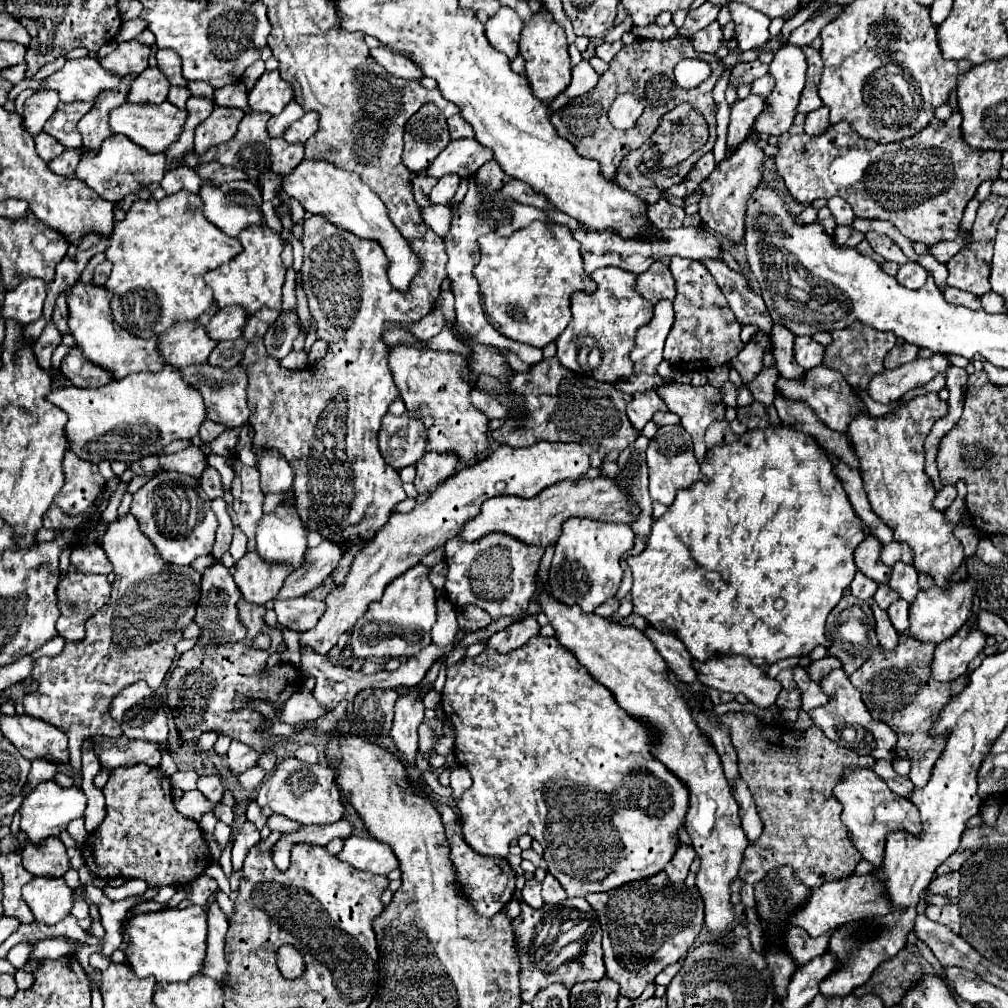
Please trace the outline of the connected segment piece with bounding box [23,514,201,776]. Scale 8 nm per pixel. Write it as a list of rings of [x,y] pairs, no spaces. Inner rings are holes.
[[[133,514],[119,516],[111,522],[103,534],[101,548],[105,550],[109,562],[113,564],[113,572],[117,574],[113,582],[113,592],[107,604],[87,620],[87,636],[79,642],[67,642],[65,648],[53,658],[39,658],[31,670],[31,678],[39,682],[39,690],[23,698],[25,714],[39,718],[47,724],[53,724],[69,738],[69,754],[71,754],[71,768],[77,776],[81,776],[81,768],[77,768],[81,742],[89,736],[121,736],[121,726],[111,718],[109,704],[119,694],[119,690],[145,680],[151,690],[157,690],[171,668],[175,658],[175,644],[181,638],[181,628],[193,622],[195,604],[199,600],[199,586],[201,586],[201,572],[193,570],[191,566],[171,566],[163,562],[159,552],[155,550],[153,542],[141,532],[139,524],[135,522]]]

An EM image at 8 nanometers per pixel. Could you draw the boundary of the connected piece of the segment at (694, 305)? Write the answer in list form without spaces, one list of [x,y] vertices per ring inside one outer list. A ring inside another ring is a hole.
[[[675,256],[671,258],[669,268],[675,276],[677,296],[673,300],[675,324],[667,336],[663,358],[673,366],[685,364],[689,370],[731,362],[745,344],[739,338],[741,324],[731,314],[731,308],[727,306],[715,278],[711,278],[709,270],[701,262],[691,262],[691,258]]]

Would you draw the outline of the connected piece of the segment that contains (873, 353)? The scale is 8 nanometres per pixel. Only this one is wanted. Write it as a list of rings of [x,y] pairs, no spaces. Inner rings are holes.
[[[853,322],[849,328],[843,328],[843,330],[835,330],[833,334],[833,344],[827,346],[827,352],[825,352],[825,366],[827,368],[833,368],[833,370],[839,370],[845,374],[847,382],[855,388],[855,386],[861,386],[861,388],[867,388],[869,380],[879,374],[883,370],[883,356],[885,356],[885,350],[891,350],[895,346],[895,334],[891,332],[879,332],[879,330],[873,330],[861,322]]]

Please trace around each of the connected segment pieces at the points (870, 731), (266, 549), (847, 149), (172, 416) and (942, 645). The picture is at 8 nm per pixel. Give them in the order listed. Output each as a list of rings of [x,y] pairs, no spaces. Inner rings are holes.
[[[839,668],[839,670],[833,670],[827,678],[823,678],[823,690],[825,694],[829,694],[833,698],[833,702],[825,704],[825,706],[819,706],[811,712],[811,718],[813,718],[813,724],[819,726],[827,738],[831,738],[833,742],[837,742],[839,746],[847,746],[849,750],[855,750],[857,754],[869,754],[873,756],[875,760],[893,760],[895,758],[895,742],[897,742],[897,734],[891,730],[891,726],[887,726],[885,722],[881,720],[875,720],[871,718],[869,710],[865,708],[863,700],[861,700],[861,694],[855,686],[851,686],[849,682],[849,676]],[[845,728],[853,728],[855,730],[855,738],[853,740],[845,740],[843,738],[843,730]]]
[[[279,504],[271,514],[263,514],[257,526],[257,552],[263,560],[301,568],[305,550],[307,530],[297,510]]]
[[[953,112],[953,116],[945,122],[933,118],[929,126],[925,126],[919,134],[911,138],[903,138],[903,142],[879,144],[873,140],[861,138],[851,124],[839,122],[829,126],[829,130],[821,136],[779,136],[779,152],[775,156],[777,172],[783,176],[787,190],[797,202],[811,204],[817,198],[833,198],[841,196],[847,200],[857,218],[869,220],[887,220],[901,234],[905,234],[913,242],[923,242],[933,246],[941,240],[953,240],[959,232],[959,224],[963,218],[963,210],[967,202],[975,196],[979,184],[987,178],[999,178],[1001,170],[1001,150],[971,150],[967,142],[963,142],[963,134],[959,134],[961,114]]]
[[[163,366],[159,372],[135,372],[127,378],[113,380],[101,388],[65,386],[51,390],[47,400],[67,414],[65,438],[69,450],[87,462],[101,460],[133,464],[145,456],[163,450],[177,438],[193,438],[205,418],[201,394],[183,382],[175,366]]]
[[[967,624],[951,638],[943,640],[935,648],[933,678],[939,682],[951,682],[967,672],[967,664],[985,648],[987,634],[971,630]]]

